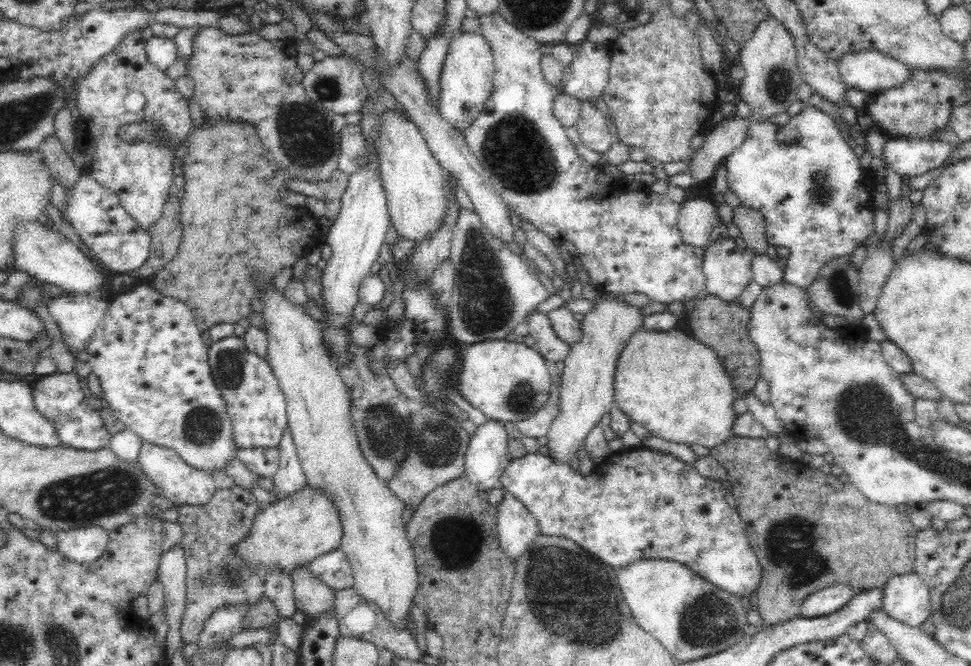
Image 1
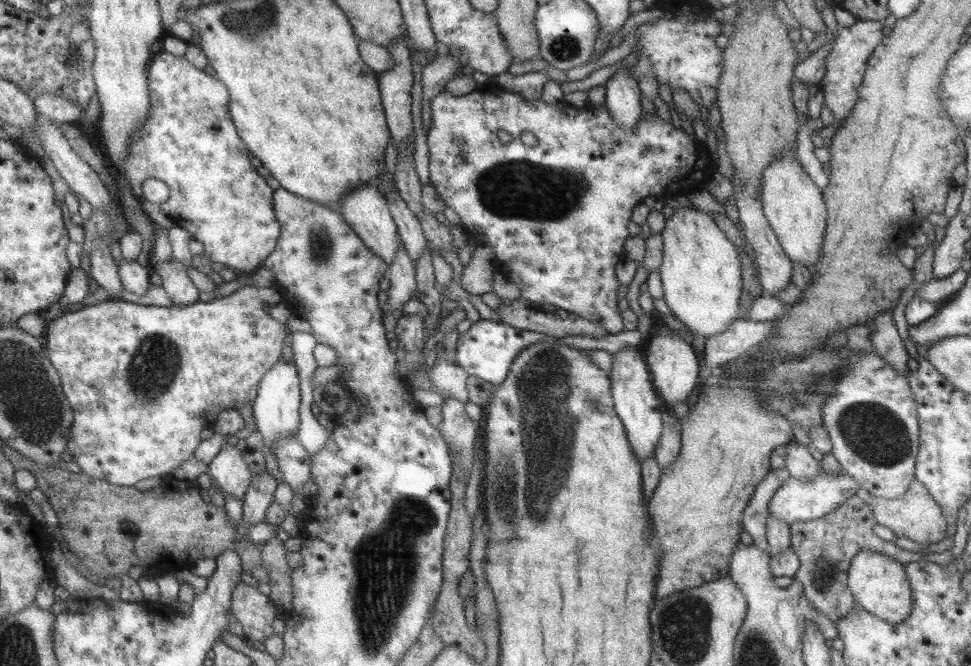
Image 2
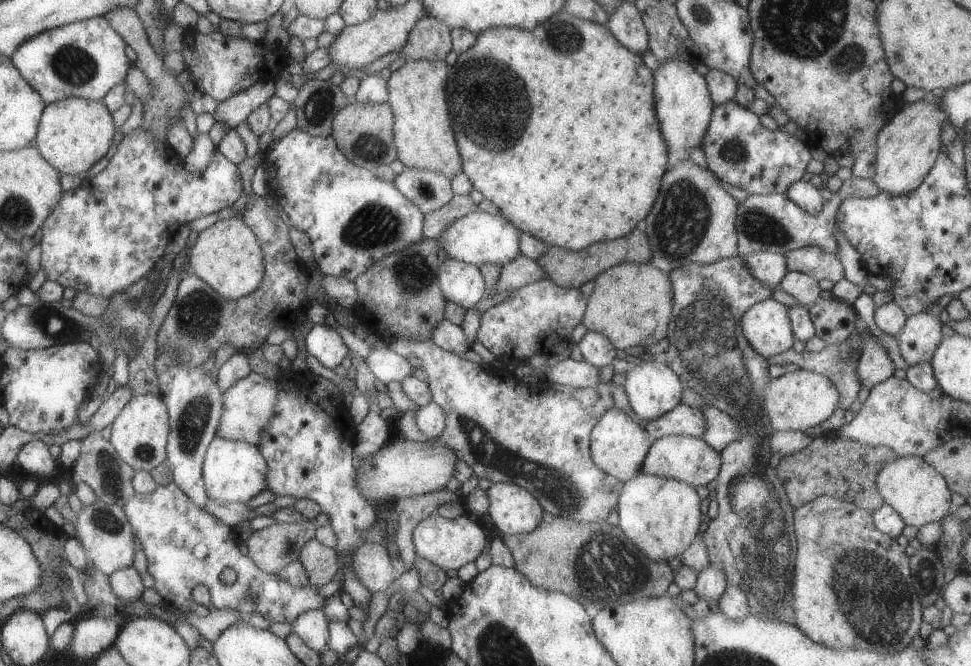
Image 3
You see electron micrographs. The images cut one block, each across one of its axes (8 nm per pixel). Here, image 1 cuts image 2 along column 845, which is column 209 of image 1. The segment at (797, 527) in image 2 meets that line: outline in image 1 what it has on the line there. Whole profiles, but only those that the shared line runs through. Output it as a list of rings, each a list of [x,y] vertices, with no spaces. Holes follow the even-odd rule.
[[[234,486],[217,490],[204,506],[182,504],[176,507],[180,516],[178,523],[184,531],[179,543],[186,551],[187,566],[186,606],[179,626],[183,644],[197,640],[210,613],[222,607],[222,604],[256,605],[265,598],[264,579],[253,570],[249,572],[231,552],[233,544],[244,540],[244,536],[250,532],[260,507],[252,493]]]

